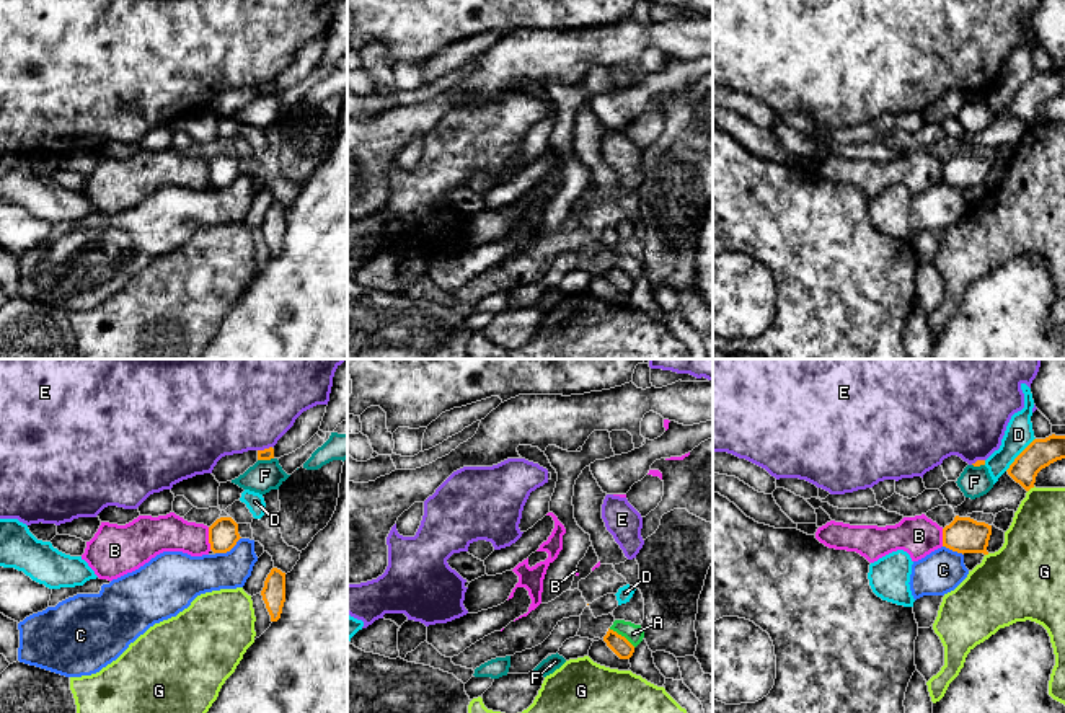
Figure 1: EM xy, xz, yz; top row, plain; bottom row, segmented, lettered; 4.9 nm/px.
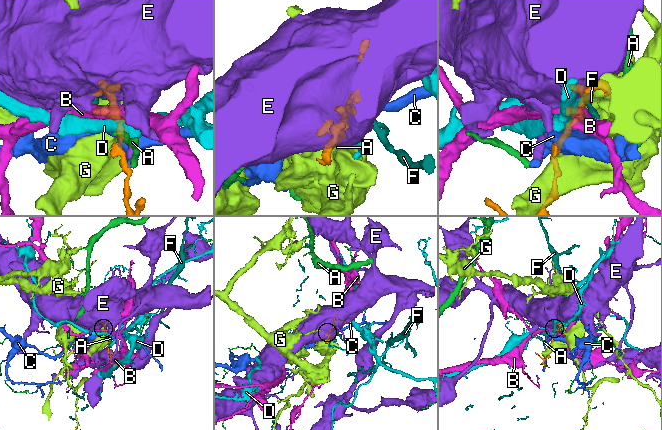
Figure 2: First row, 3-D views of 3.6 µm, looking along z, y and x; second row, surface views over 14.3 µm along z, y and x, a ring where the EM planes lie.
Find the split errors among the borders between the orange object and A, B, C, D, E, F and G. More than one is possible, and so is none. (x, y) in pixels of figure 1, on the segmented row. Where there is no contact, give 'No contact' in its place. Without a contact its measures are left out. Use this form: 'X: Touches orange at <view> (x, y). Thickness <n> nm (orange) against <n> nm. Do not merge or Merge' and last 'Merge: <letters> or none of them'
A: Touches orange at xz (620, 635). Thickness 90 nm (orange) against 90 nm. Do not merge
B: Touches orange at xy (209, 539). Thickness 140 nm (orange) against 180 nm. Do not merge
C: Touches orange at xy (229, 550). Thickness 140 nm (orange) against 220 nm. Do not merge
D: Touches orange at yz (1020, 454). Thickness 140 nm (orange) against 140 nm. Do not merge
E: Touches orange at xy (265, 449). Thickness 60 nm (orange) against 480 nm. Do not merge
F: Touches orange at xy (265, 459). Thickness 60 nm (orange) against 160 nm. Do not merge
G: Touches orange at yz (1031, 487). Thickness 140 nm (orange) against 280 nm. Do not merge
Merge: none of them

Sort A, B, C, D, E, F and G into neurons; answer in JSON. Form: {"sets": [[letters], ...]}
{"sets": [["A", "C"], ["B"], ["D"], ["E"], ["F"], ["G"]]}

